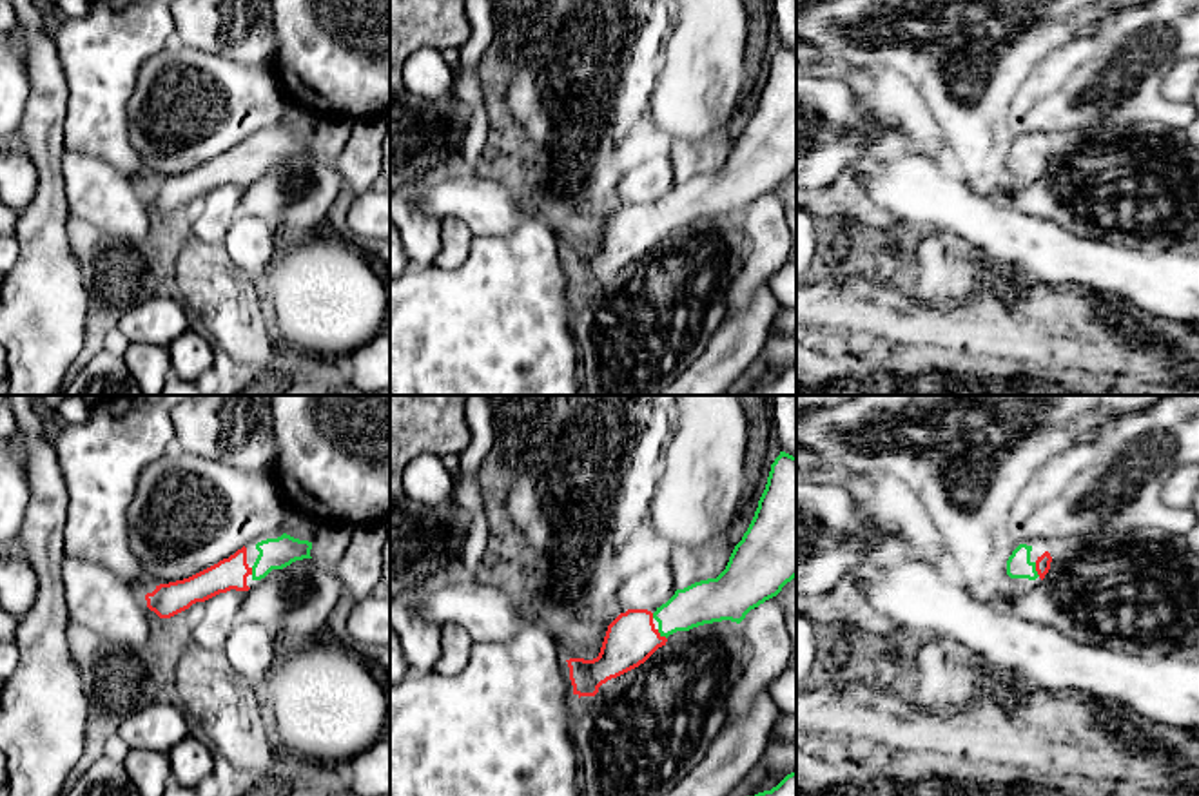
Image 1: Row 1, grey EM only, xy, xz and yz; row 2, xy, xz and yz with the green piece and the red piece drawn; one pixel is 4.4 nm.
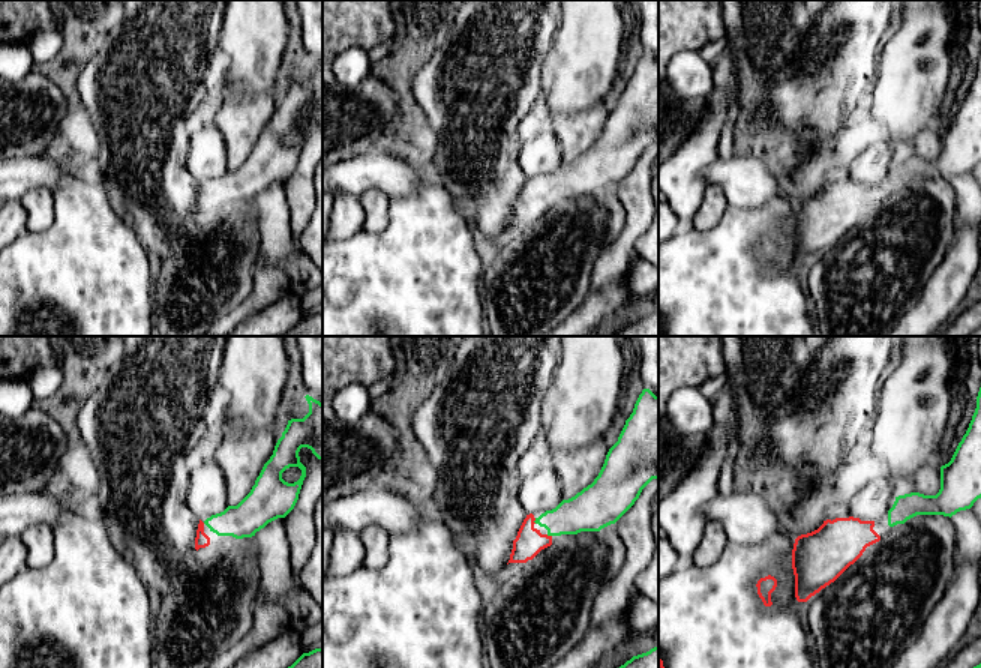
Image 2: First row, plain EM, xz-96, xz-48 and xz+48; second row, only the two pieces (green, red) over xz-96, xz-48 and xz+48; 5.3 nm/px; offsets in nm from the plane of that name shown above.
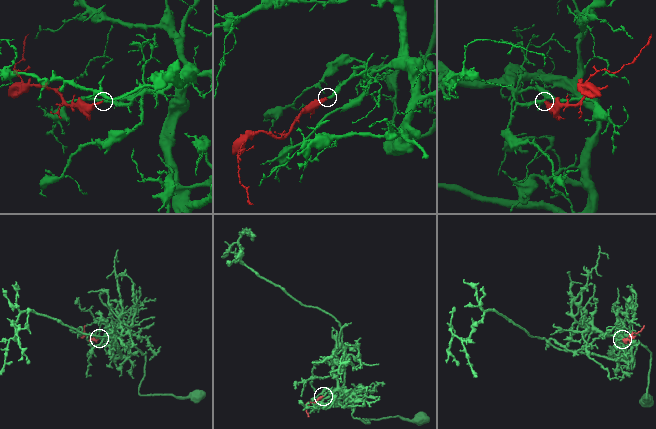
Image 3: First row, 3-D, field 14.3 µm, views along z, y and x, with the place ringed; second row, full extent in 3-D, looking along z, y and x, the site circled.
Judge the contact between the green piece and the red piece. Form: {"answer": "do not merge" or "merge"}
{"answer": "merge"}

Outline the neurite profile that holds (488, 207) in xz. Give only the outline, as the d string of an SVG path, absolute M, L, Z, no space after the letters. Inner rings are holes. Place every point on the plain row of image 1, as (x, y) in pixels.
M461 169L421 196L421 210L439 219L459 218L473 236L501 236L531 212L531 203L504 183Z

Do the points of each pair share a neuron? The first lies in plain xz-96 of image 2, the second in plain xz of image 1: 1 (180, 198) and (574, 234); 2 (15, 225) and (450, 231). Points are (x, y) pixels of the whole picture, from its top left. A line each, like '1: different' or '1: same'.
1: same
2: different

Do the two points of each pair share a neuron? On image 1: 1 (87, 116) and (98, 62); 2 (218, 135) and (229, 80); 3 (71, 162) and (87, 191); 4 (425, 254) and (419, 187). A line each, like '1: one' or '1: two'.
1: one
2: one
3: one
4: one

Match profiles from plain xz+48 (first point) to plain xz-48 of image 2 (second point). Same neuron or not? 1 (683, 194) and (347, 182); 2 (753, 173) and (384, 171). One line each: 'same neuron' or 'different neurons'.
1: different neurons
2: same neuron

